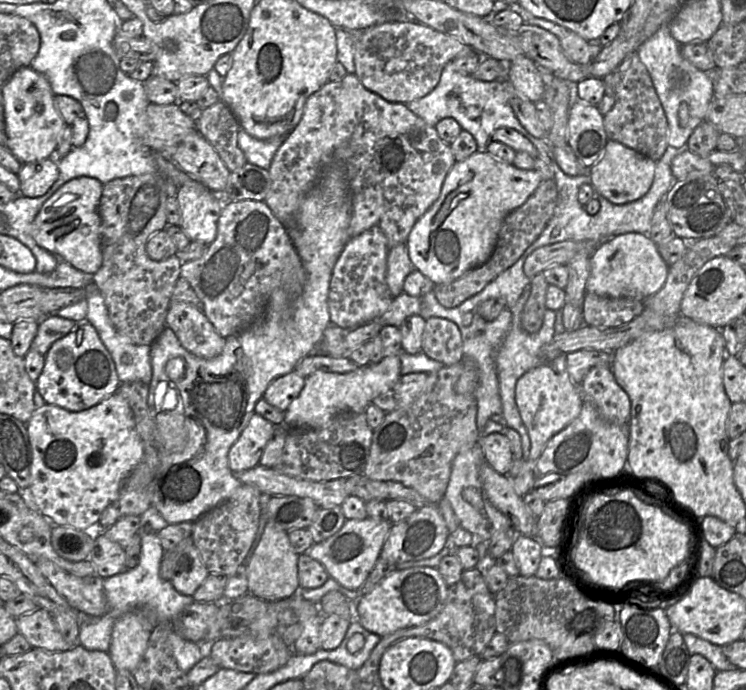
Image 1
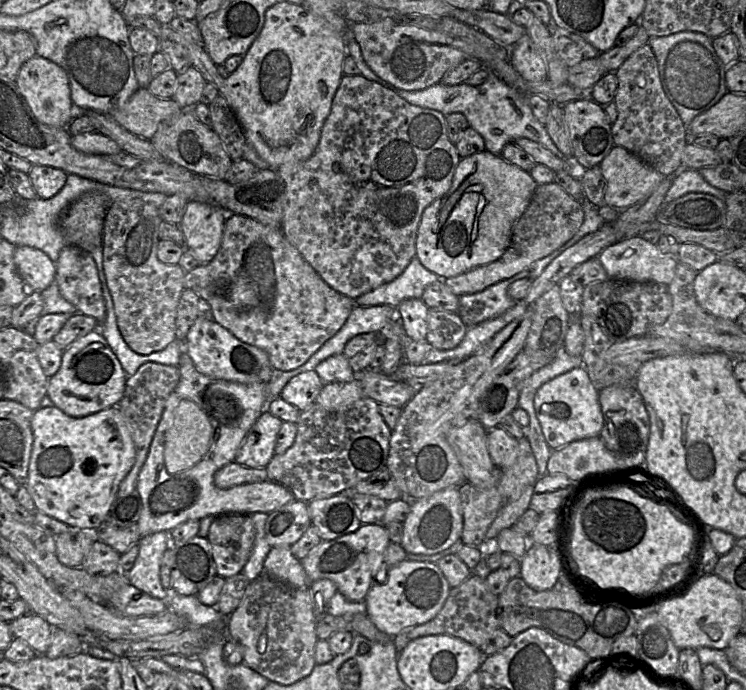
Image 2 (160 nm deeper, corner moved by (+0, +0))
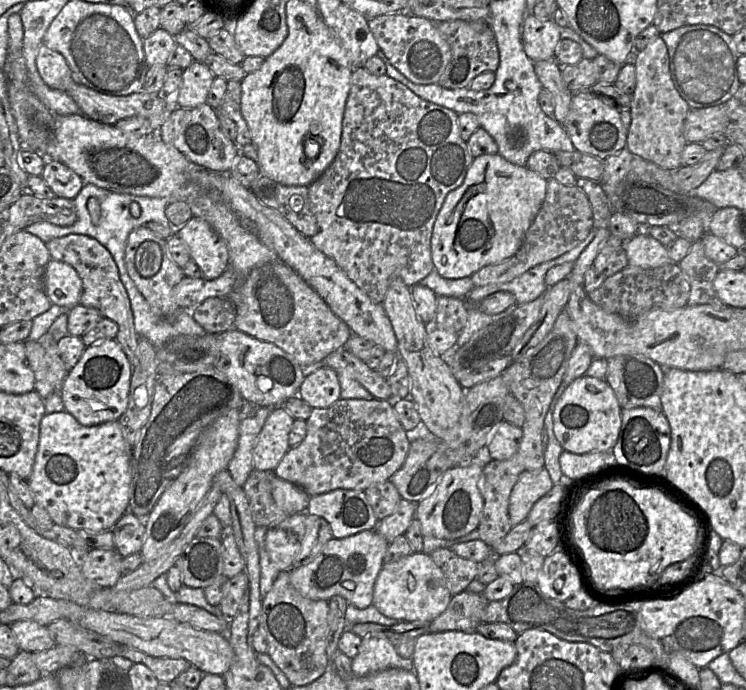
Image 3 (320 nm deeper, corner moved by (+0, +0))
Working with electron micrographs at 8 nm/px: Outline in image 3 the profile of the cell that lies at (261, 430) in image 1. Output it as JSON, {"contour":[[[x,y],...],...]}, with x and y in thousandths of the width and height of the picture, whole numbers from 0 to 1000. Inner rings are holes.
{"contour":[[[378,588],[366,591],[338,654],[342,681],[366,683],[389,651],[386,642],[394,606]]]}

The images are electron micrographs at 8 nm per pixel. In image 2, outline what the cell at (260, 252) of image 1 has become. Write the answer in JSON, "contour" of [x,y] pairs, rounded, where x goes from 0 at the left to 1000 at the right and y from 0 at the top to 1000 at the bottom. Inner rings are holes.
{"contour":[[[303,312],[302,329],[296,355],[288,372],[277,383],[264,384],[247,399],[247,417],[255,419],[276,435],[284,448],[286,464],[307,478],[316,490],[331,499],[343,501],[355,509],[362,528],[369,538],[394,536],[406,529],[440,491],[446,488],[464,467],[477,436],[442,416],[421,391],[421,388],[405,372],[379,339],[377,330],[353,325],[339,316],[322,312]]]}

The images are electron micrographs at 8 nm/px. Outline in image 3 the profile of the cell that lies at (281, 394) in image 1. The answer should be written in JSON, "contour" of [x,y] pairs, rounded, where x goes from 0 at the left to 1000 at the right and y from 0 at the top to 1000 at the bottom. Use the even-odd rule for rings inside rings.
{"contour":[[[438,530],[410,543],[402,559],[399,575],[418,591],[437,591],[457,577],[452,539]]]}

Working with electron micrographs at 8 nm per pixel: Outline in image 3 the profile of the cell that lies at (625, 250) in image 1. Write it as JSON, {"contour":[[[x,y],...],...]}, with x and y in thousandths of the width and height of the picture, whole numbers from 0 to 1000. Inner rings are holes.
{"contour":[[[857,336],[835,355],[843,384],[879,388],[901,380],[893,358],[866,336]]]}

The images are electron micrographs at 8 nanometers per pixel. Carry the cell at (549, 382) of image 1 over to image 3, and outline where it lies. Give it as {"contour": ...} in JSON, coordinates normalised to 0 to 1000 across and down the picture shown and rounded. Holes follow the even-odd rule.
{"contour":[[[783,543],[771,549],[745,581],[741,625],[756,654],[769,658],[818,655],[827,641],[834,613],[834,590],[811,549]]]}

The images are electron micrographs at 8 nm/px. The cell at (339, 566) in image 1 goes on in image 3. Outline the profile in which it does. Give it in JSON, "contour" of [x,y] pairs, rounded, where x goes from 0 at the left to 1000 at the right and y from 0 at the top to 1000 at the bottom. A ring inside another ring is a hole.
{"contour":[[[488,768],[456,781],[446,778],[418,814],[397,825],[389,825],[389,842],[394,852],[410,867],[440,871],[444,865],[453,862],[460,865],[466,875],[489,883],[500,872],[501,846],[515,819],[520,791],[521,786],[504,768]]]}

